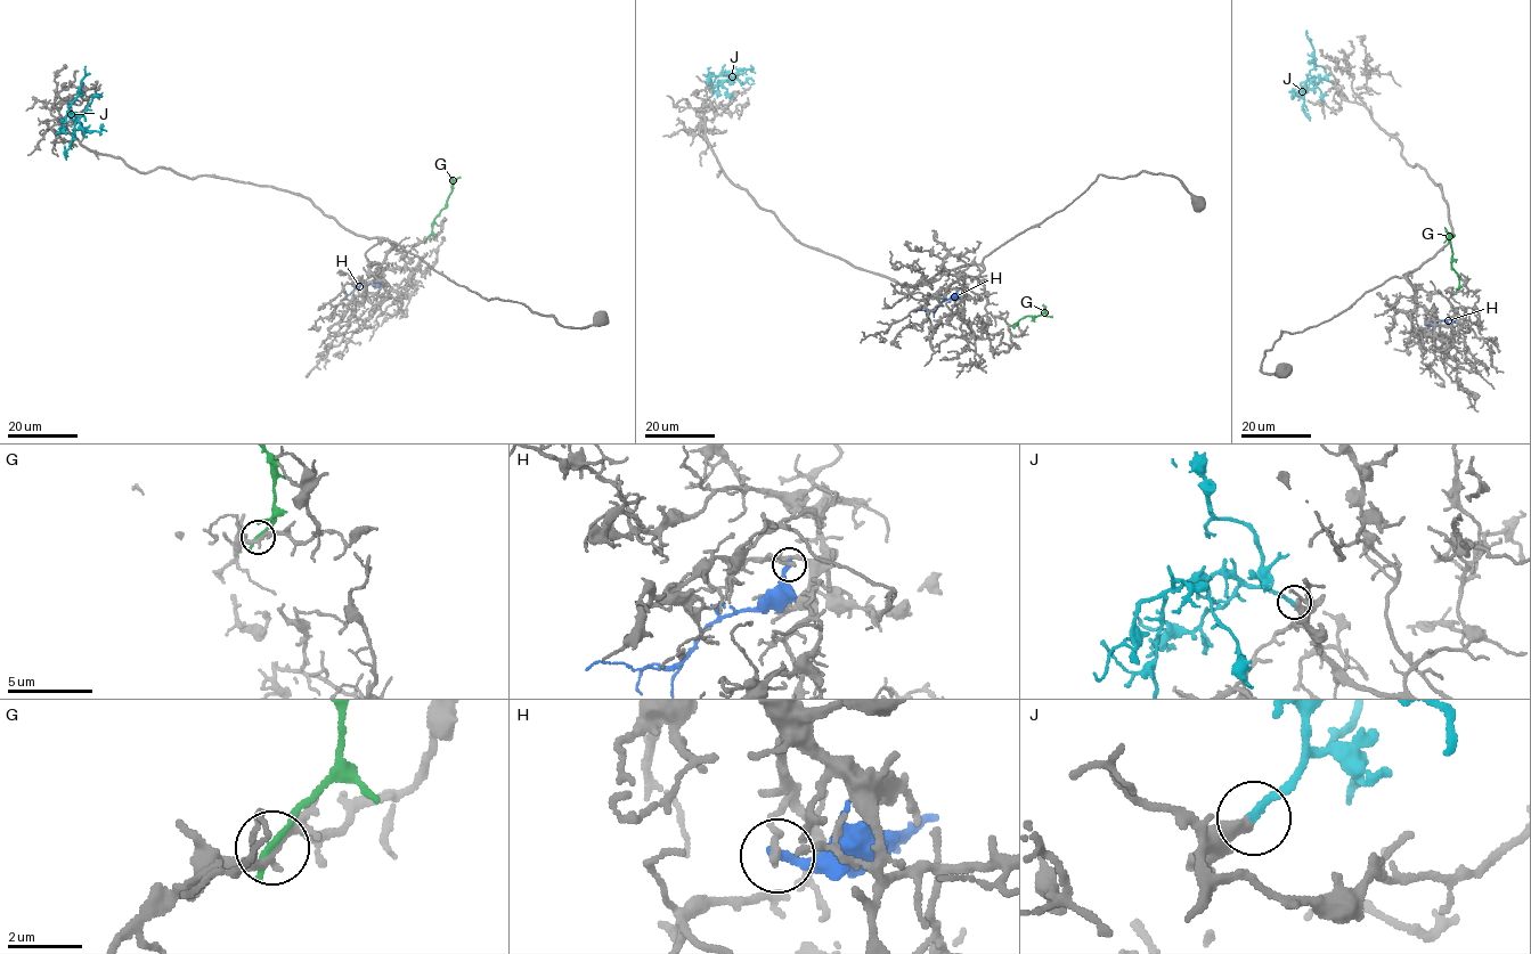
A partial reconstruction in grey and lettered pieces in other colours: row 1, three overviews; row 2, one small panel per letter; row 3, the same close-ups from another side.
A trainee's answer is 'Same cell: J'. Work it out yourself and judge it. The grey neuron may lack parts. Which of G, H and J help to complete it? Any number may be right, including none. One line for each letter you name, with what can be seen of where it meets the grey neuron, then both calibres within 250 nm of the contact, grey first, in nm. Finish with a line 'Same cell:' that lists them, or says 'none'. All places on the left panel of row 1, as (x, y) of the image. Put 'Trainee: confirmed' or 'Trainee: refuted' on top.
Trainee: confirmed
J: (64, 117) | 300/240 nm
Same cell: J

